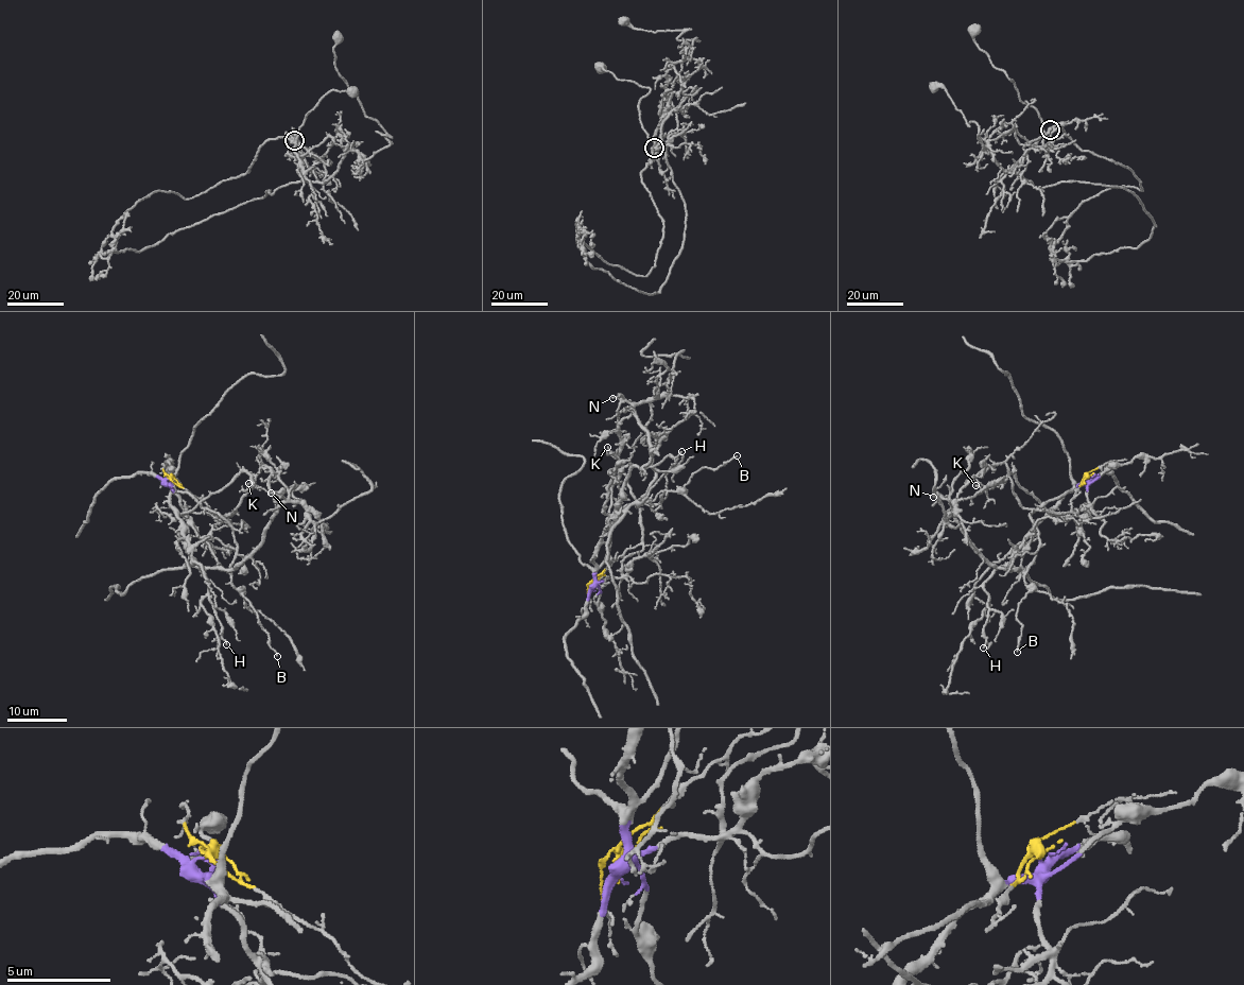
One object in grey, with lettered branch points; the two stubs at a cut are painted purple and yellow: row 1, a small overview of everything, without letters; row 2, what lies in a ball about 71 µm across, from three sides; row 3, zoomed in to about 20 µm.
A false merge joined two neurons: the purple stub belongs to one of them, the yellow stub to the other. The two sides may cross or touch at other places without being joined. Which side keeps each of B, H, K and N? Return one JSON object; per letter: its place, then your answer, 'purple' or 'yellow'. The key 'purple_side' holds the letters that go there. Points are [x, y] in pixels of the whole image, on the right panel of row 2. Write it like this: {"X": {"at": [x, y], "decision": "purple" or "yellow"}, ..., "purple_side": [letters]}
{"B": {"at": [1017, 652], "decision": "purple"}, "H": {"at": [983, 647], "decision": "purple"}, "K": {"at": [975, 485], "decision": "purple"}, "N": {"at": [933, 497], "decision": "yellow"}, "purple_side": ["B", "H", "K"]}

